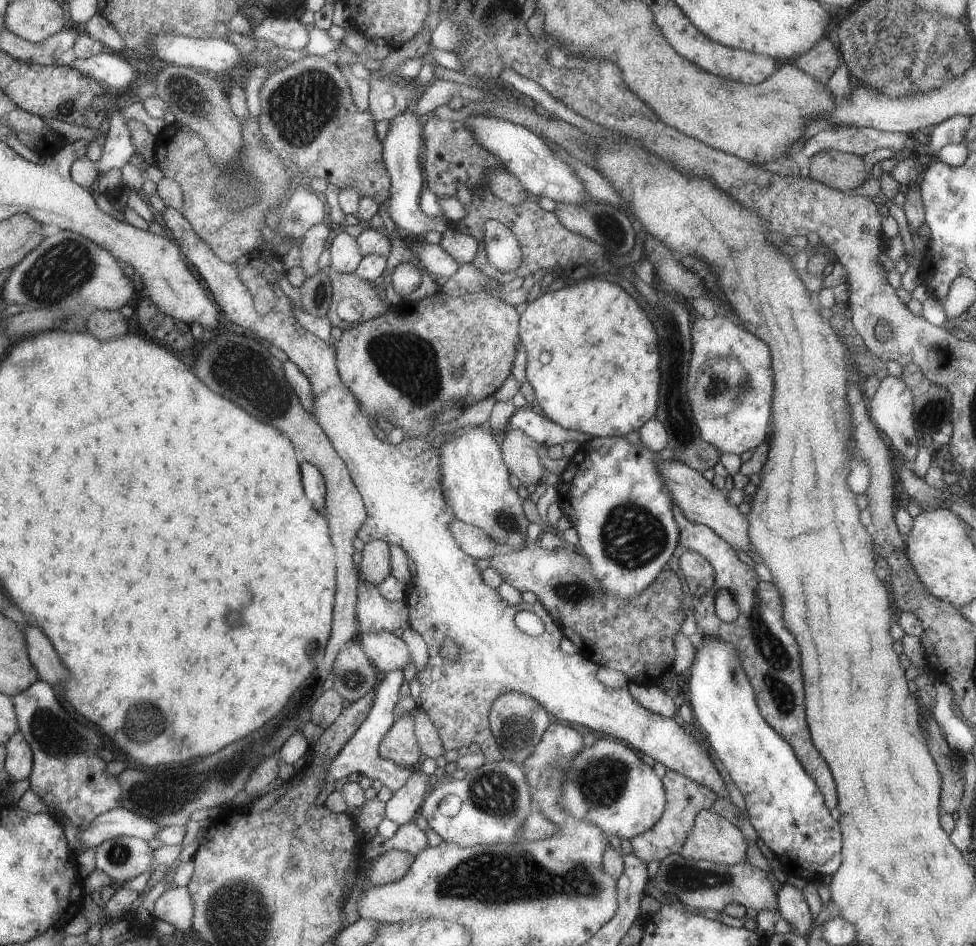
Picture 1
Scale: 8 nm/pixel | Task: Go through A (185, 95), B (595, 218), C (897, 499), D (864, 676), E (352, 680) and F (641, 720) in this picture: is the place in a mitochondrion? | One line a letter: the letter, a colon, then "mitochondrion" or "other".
A: mitochondrion
B: mitochondrion
C: other
D: other
E: mitochondrion
F: other

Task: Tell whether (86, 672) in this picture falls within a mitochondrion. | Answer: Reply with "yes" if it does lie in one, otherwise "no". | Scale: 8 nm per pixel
no

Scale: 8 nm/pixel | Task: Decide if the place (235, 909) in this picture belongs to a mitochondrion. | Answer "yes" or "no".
yes

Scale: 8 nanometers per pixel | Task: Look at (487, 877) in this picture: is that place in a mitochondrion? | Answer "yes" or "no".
yes

